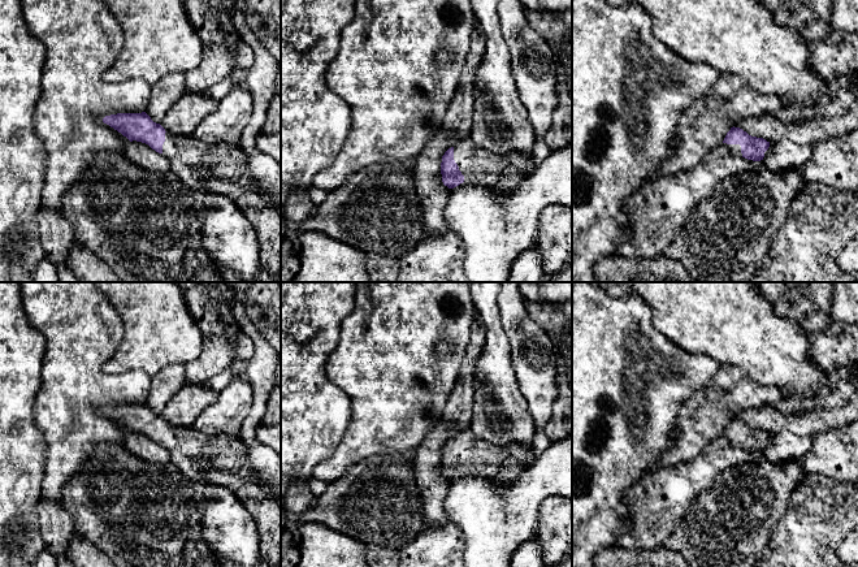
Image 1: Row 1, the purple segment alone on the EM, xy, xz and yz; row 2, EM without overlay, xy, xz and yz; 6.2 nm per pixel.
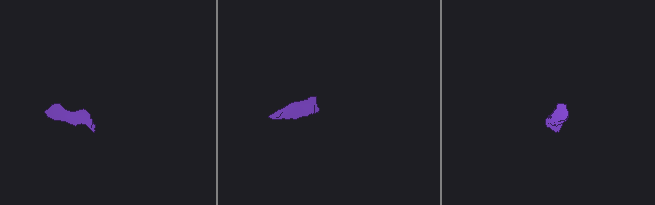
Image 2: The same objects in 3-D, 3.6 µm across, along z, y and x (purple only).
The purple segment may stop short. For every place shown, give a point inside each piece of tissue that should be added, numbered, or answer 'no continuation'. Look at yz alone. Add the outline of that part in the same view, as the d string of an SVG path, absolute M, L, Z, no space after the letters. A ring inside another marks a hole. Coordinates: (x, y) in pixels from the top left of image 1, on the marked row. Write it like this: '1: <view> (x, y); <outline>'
1: yz (735, 148); M723 143L723 144L731 151L732 155L742 157L741 146L740 144L727 144L727 143Z

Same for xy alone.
1: xy (225, 164); M165 133L161 155L170 163L170 170L191 190L204 189L225 195L240 208L254 226L259 242L260 268L255 282L281 282L281 215L269 200L261 196L240 146L226 142L207 144L192 135Z

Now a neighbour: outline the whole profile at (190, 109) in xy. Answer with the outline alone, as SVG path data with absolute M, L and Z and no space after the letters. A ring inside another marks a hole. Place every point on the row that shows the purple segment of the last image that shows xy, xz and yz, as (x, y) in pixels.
M186 91L170 107L160 125L172 135L192 135L196 126L218 108L220 101Z

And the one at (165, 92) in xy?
M170 74L161 78L151 87L151 98L146 113L156 124L160 124L170 107L186 92L183 74Z

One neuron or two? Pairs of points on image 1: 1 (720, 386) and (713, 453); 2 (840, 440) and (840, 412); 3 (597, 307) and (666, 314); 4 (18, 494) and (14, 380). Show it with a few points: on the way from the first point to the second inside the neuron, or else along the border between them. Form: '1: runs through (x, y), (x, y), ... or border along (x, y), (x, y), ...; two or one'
1: border along (722, 435), (690, 459); two
2: border along (844, 424), (828, 428), (814, 436); two
3: border along (640, 295), (650, 310), (653, 325), (667, 338); two
4: runs through (14, 466), (14, 408); one

